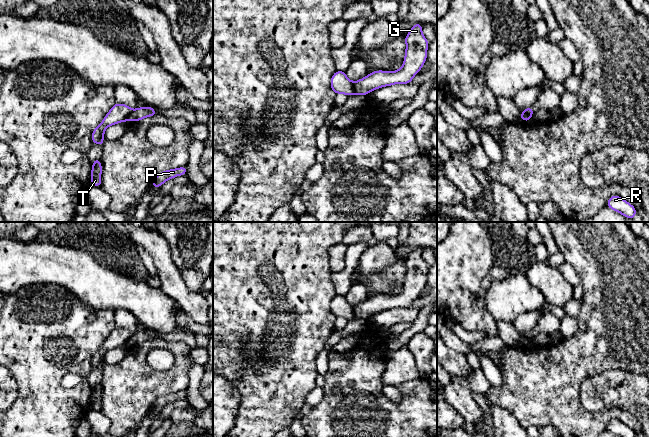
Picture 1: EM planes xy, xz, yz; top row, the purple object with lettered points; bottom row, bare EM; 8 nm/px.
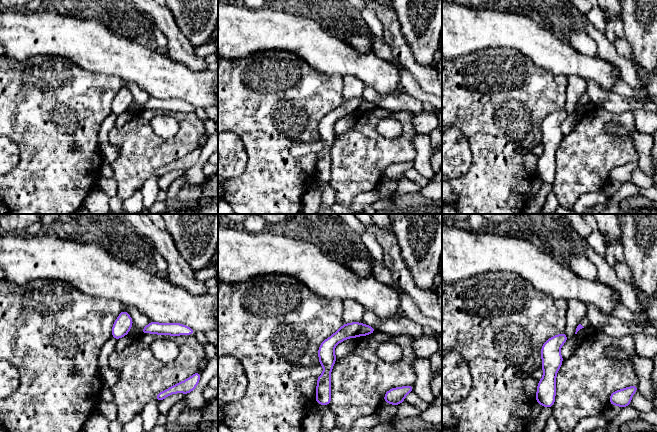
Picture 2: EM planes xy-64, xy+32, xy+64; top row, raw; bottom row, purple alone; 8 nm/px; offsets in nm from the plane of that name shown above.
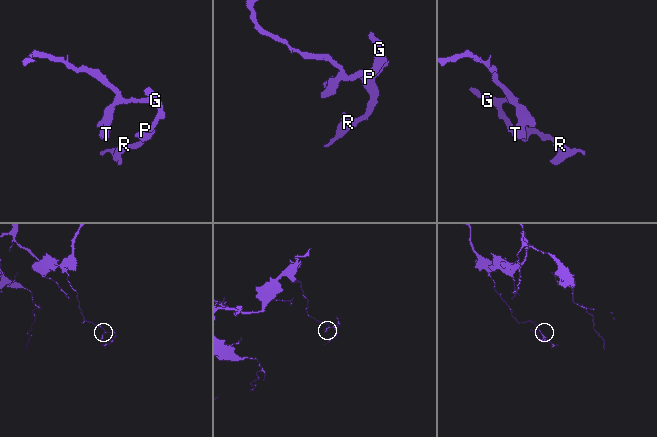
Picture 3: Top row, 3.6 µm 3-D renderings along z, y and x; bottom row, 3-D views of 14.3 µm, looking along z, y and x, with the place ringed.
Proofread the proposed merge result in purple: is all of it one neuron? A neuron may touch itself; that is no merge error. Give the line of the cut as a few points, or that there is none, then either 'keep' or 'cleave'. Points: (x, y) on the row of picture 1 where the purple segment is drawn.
cut in xz along (353, 82), (355, 93); cleave

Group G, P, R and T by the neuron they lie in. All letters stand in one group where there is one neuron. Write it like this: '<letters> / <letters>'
G P R / T

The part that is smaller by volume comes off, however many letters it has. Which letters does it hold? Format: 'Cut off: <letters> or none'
Cut off: G, P, R

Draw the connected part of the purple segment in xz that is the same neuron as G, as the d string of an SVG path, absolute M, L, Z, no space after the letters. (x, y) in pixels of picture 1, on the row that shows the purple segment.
M414 24L405 37L406 51L402 67L397 71L374 71L354 82L355 94L367 95L371 91L393 84L411 83L427 58L429 41L422 34L422 25Z

